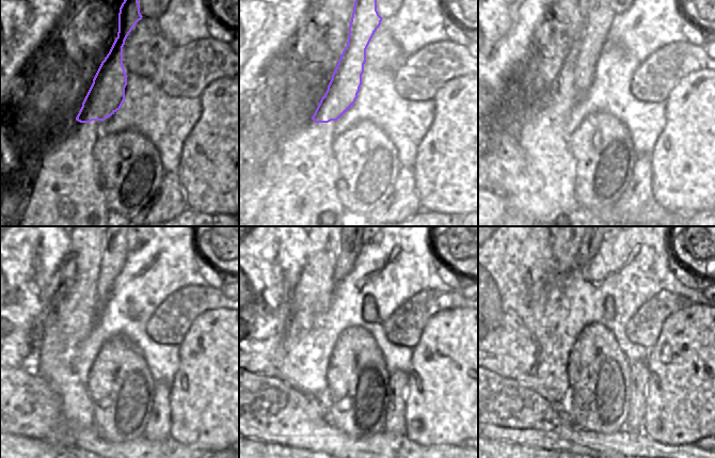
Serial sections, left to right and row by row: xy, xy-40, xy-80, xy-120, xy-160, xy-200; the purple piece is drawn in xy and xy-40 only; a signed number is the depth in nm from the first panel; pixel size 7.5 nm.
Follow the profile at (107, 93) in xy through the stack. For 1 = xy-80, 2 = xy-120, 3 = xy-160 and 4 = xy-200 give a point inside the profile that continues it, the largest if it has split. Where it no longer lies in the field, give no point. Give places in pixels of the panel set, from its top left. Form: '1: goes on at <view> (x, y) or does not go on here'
1: goes on at xy-80 (577, 73)
2: goes on at xy-120 (114, 250)
3: goes on at xy-160 (350, 248)
4: goes on at xy-200 (589, 248)

